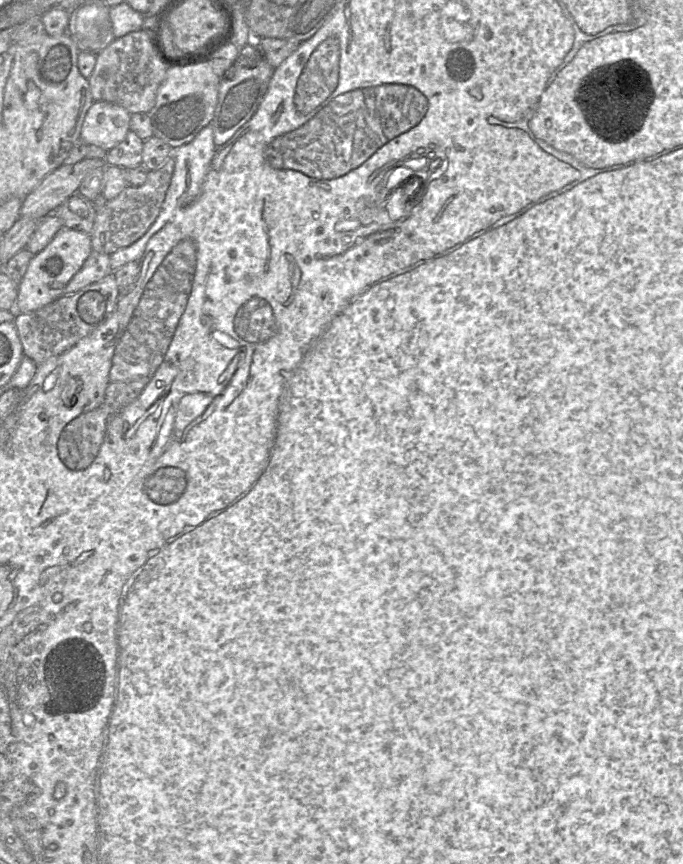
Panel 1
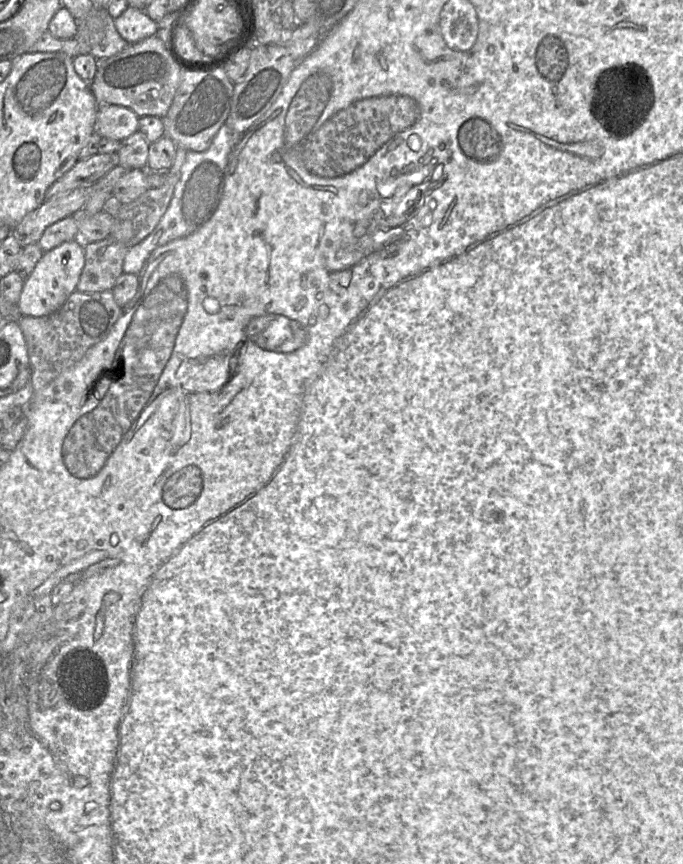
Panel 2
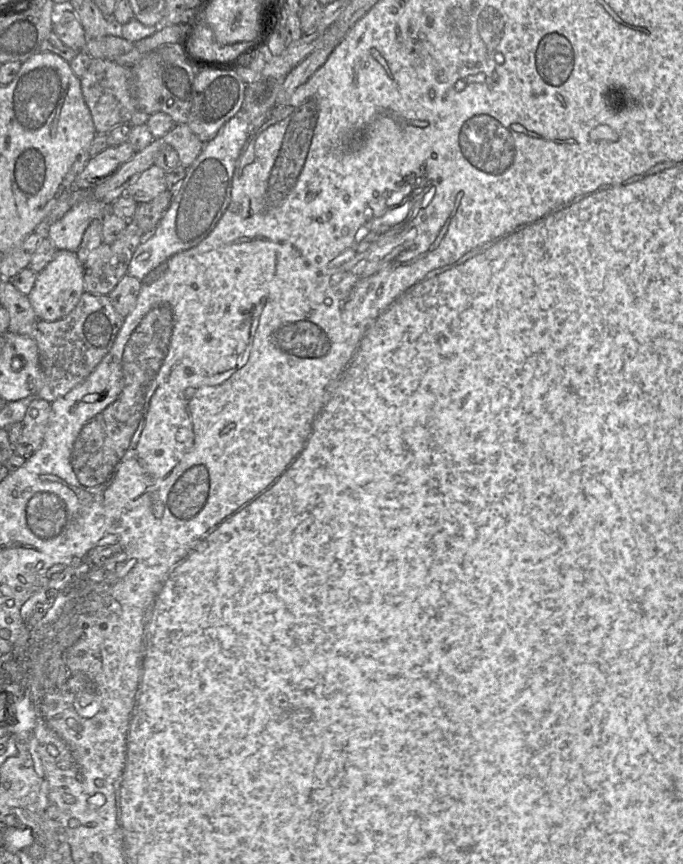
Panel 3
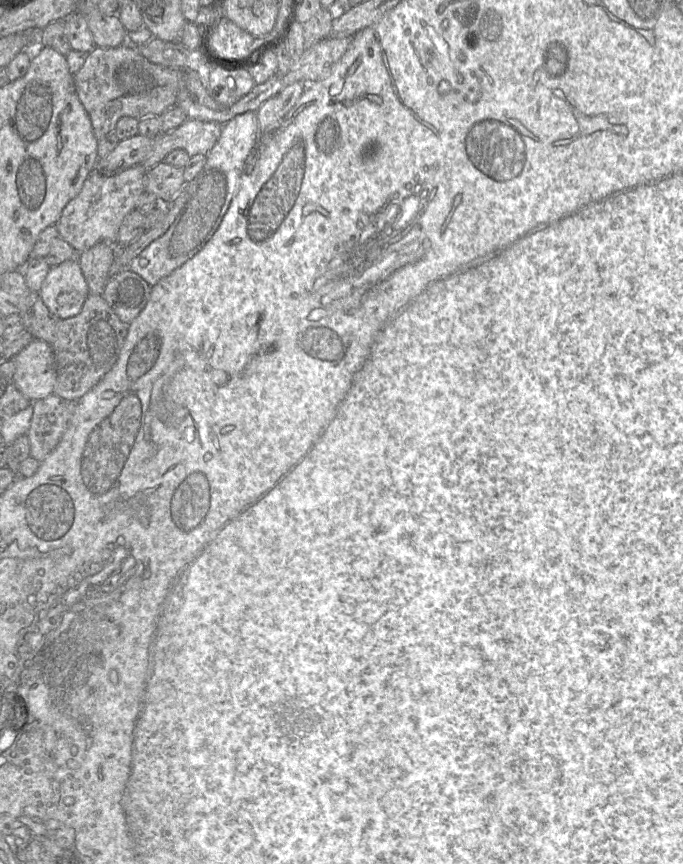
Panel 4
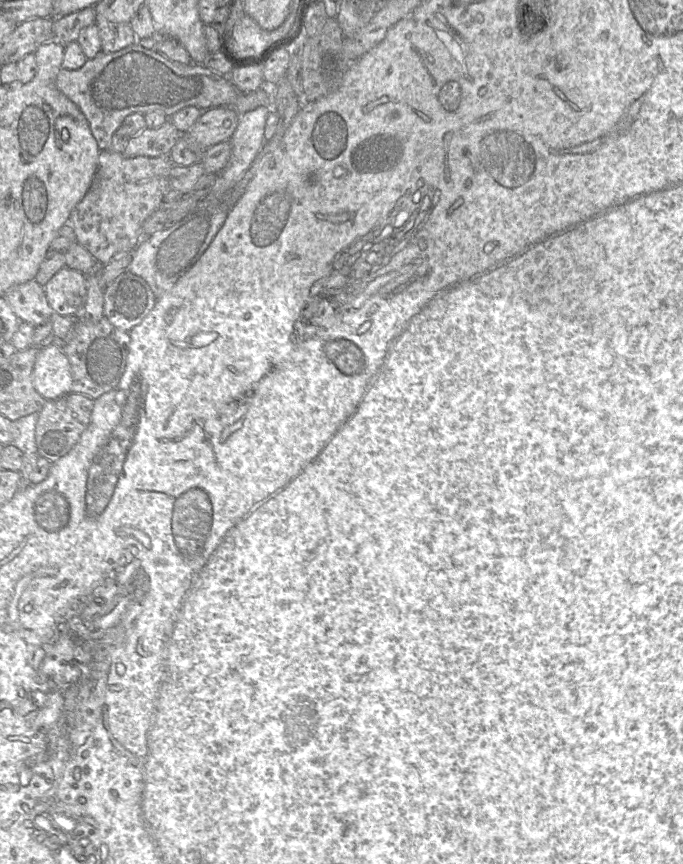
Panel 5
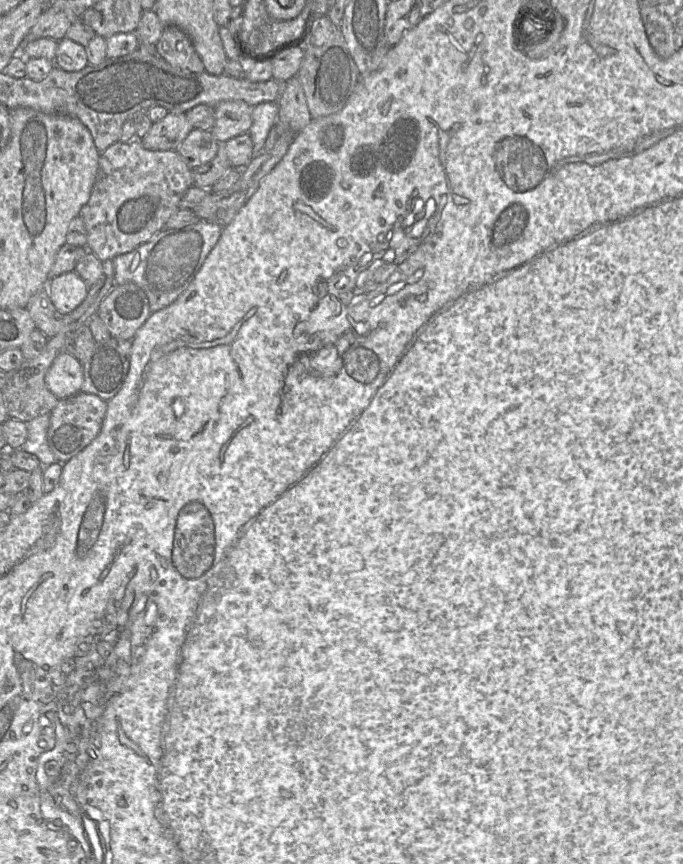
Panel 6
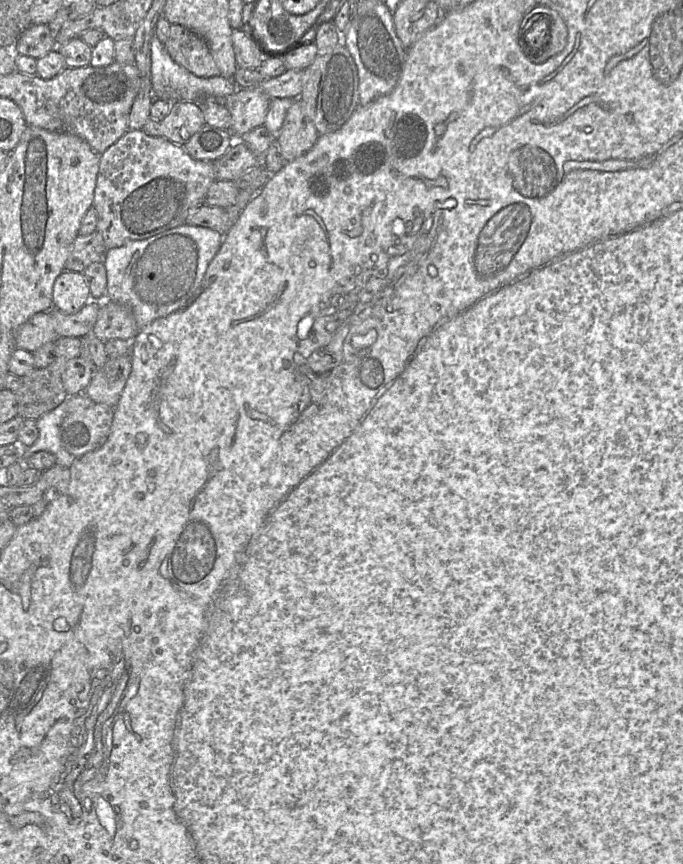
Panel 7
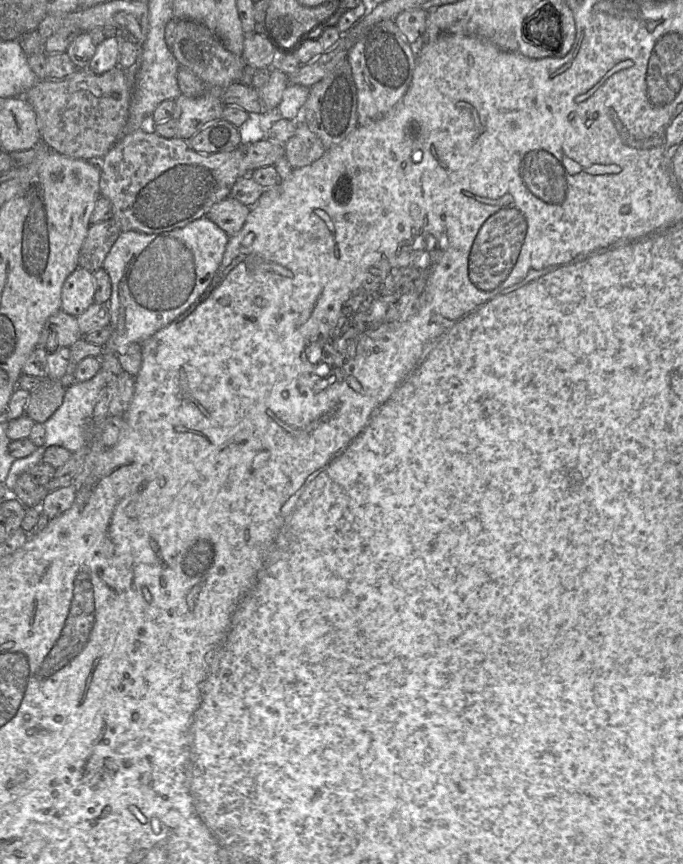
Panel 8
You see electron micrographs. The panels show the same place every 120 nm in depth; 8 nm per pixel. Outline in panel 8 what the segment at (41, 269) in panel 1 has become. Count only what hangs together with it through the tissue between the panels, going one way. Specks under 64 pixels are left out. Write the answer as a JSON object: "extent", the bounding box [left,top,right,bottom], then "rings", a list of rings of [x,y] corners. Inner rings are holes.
{"extent":[61,267,94,317],"rings":[[[77,267],[62,286],[61,310],[75,317],[81,315],[94,303],[94,293],[93,273]]]}

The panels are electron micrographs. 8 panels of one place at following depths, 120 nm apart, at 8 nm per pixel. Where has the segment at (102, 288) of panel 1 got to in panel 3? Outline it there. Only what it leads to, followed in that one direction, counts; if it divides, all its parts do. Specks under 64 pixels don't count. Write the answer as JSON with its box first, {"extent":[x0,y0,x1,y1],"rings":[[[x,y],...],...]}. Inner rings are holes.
{"extent":[30,291,124,403],"rings":[[[86,291],[76,307],[67,316],[56,321],[39,319],[35,330],[30,335],[37,343],[42,371],[42,387],[37,397],[51,403],[81,384],[112,348],[123,321],[124,318],[115,310],[108,295],[93,294]]]}

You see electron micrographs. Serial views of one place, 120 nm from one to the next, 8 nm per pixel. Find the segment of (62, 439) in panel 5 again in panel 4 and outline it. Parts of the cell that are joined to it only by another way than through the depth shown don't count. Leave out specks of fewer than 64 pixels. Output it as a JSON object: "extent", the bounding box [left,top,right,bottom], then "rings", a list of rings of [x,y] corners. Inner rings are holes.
{"extent":[27,394,77,462],"rings":[[[55,394],[33,402],[27,433],[32,458],[41,462],[55,449],[69,426],[77,402]]]}

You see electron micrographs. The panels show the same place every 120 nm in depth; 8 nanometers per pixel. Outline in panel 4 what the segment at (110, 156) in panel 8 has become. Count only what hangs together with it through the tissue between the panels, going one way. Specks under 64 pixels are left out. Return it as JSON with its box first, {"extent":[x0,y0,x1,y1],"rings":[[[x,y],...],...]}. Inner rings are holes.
{"extent":[54,164,147,253],"rings":[[[142,164],[134,165],[117,175],[105,176],[94,169],[79,194],[63,209],[61,217],[54,224],[60,237],[81,253],[99,242],[117,246],[120,225],[130,212],[136,209],[140,196],[145,192],[144,177],[147,170]]]}

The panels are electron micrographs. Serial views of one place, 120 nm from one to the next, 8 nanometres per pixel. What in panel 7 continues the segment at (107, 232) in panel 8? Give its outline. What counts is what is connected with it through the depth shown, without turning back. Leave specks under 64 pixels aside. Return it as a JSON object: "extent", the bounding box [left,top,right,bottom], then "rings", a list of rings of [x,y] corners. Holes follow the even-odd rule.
{"extent":[65,231,107,271],"rings":[[[94,231],[77,236],[65,263],[65,271],[83,271],[92,263],[103,262],[107,252],[102,235]]]}

